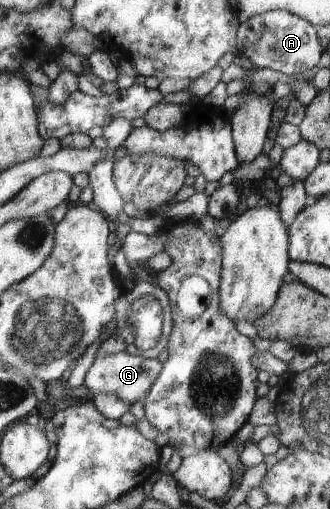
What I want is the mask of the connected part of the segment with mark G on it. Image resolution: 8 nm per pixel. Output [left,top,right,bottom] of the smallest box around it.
[83,351,163,404]

